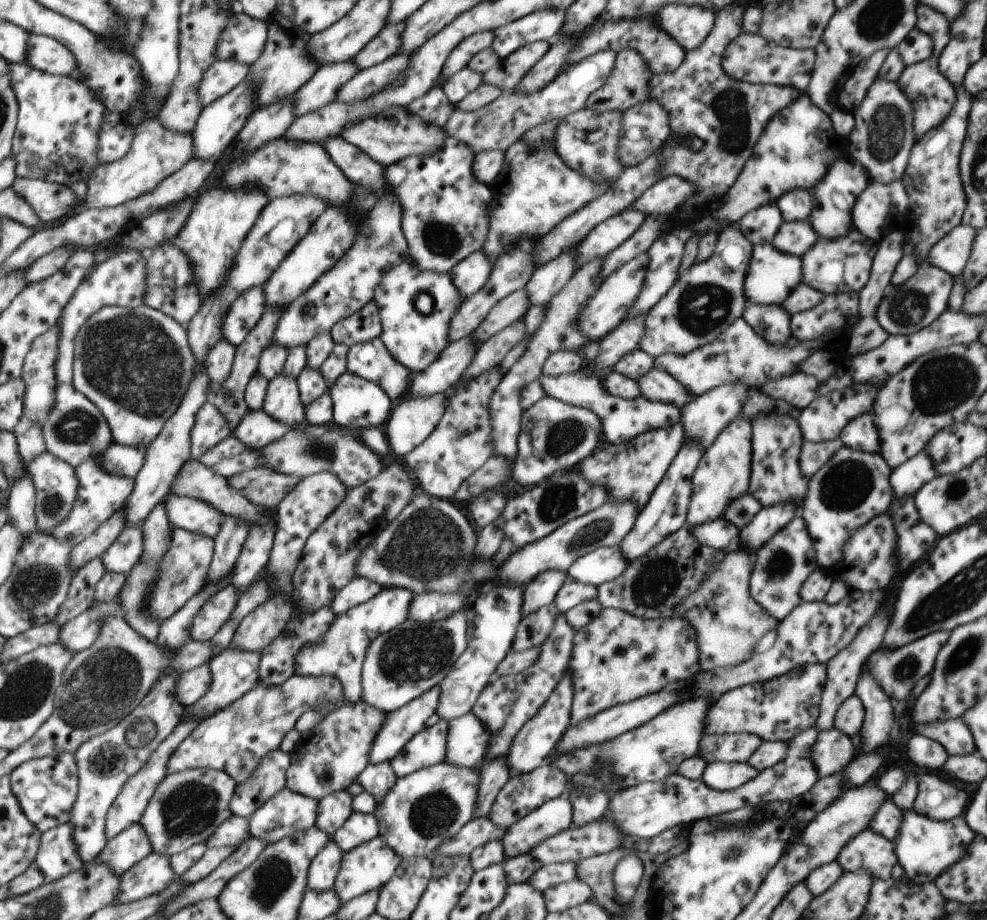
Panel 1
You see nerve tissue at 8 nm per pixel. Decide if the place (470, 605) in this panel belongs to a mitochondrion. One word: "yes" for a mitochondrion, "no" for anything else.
no

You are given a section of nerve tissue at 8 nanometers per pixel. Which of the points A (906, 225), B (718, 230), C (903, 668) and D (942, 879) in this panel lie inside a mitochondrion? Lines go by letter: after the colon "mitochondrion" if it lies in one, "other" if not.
A: other
B: other
C: mitochondrion
D: other

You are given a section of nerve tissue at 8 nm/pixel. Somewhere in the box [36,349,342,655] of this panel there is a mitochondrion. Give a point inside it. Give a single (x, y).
(76, 427)

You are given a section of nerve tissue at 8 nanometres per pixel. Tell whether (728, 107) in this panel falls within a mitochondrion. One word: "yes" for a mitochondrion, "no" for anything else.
yes

